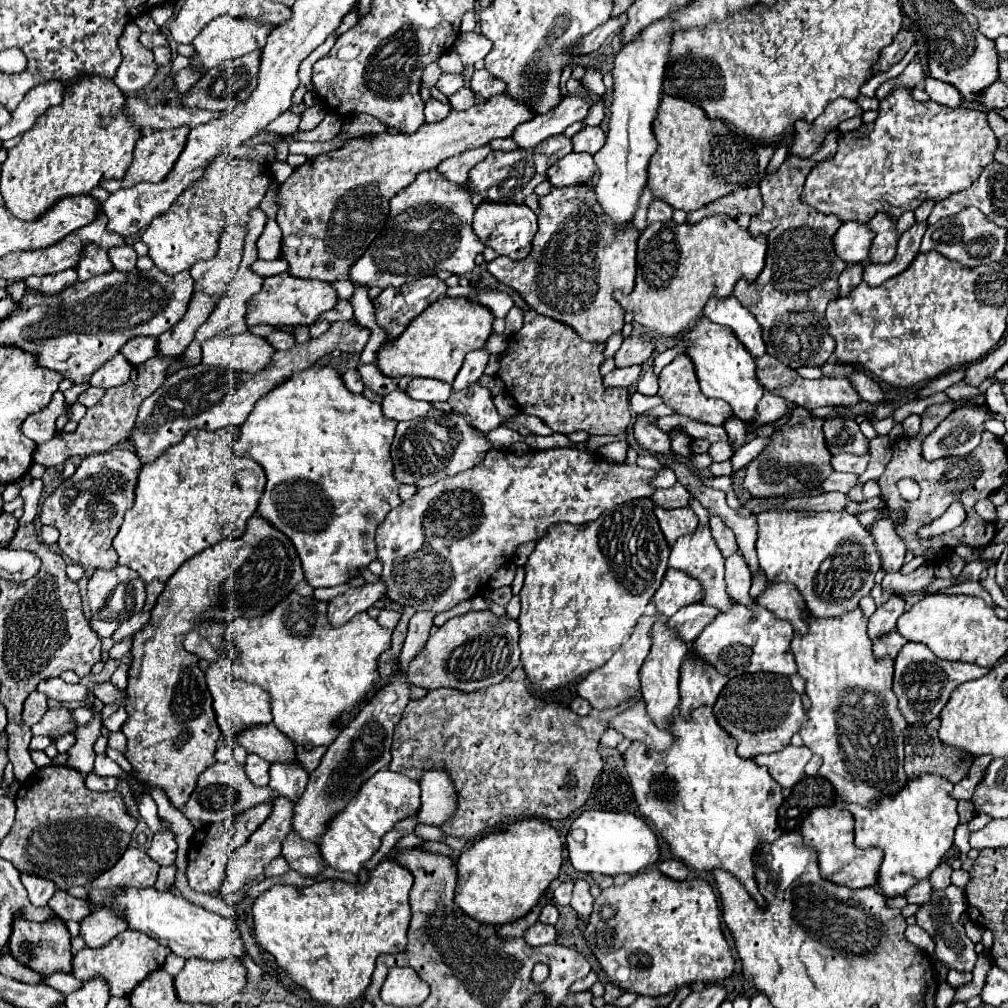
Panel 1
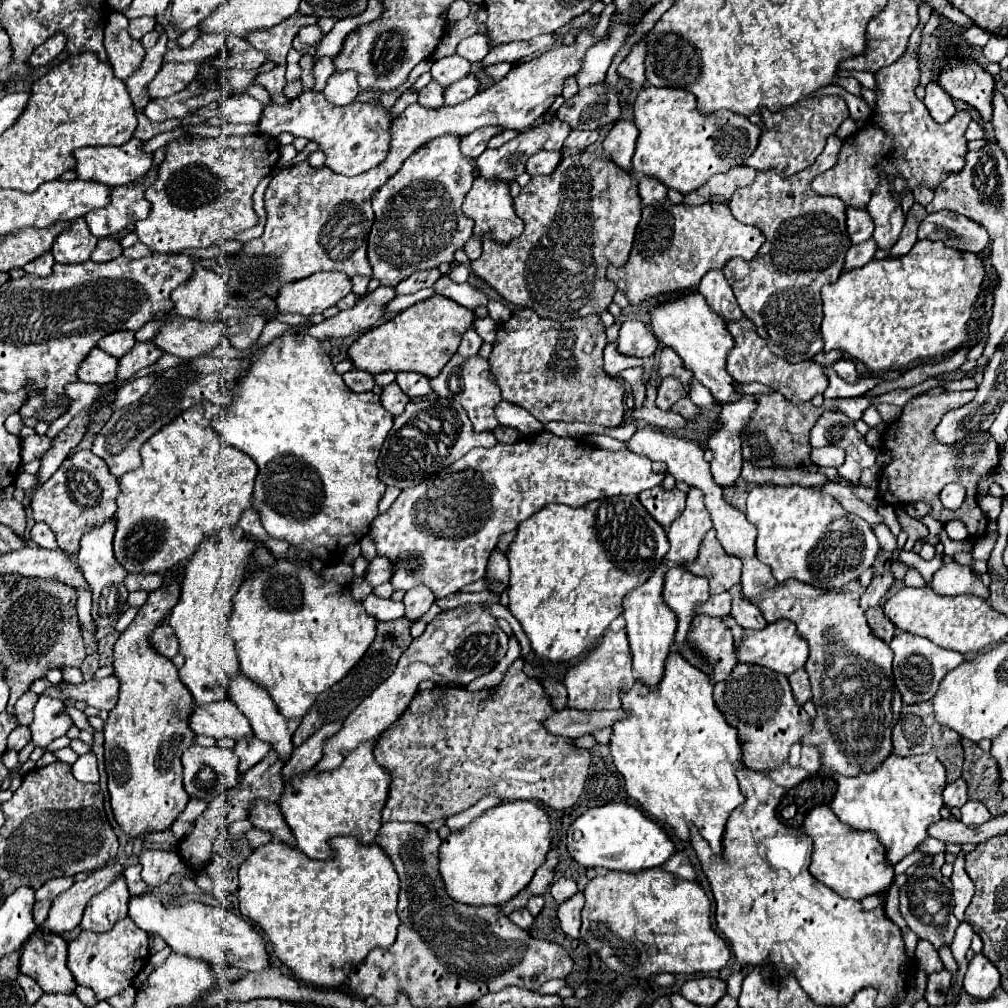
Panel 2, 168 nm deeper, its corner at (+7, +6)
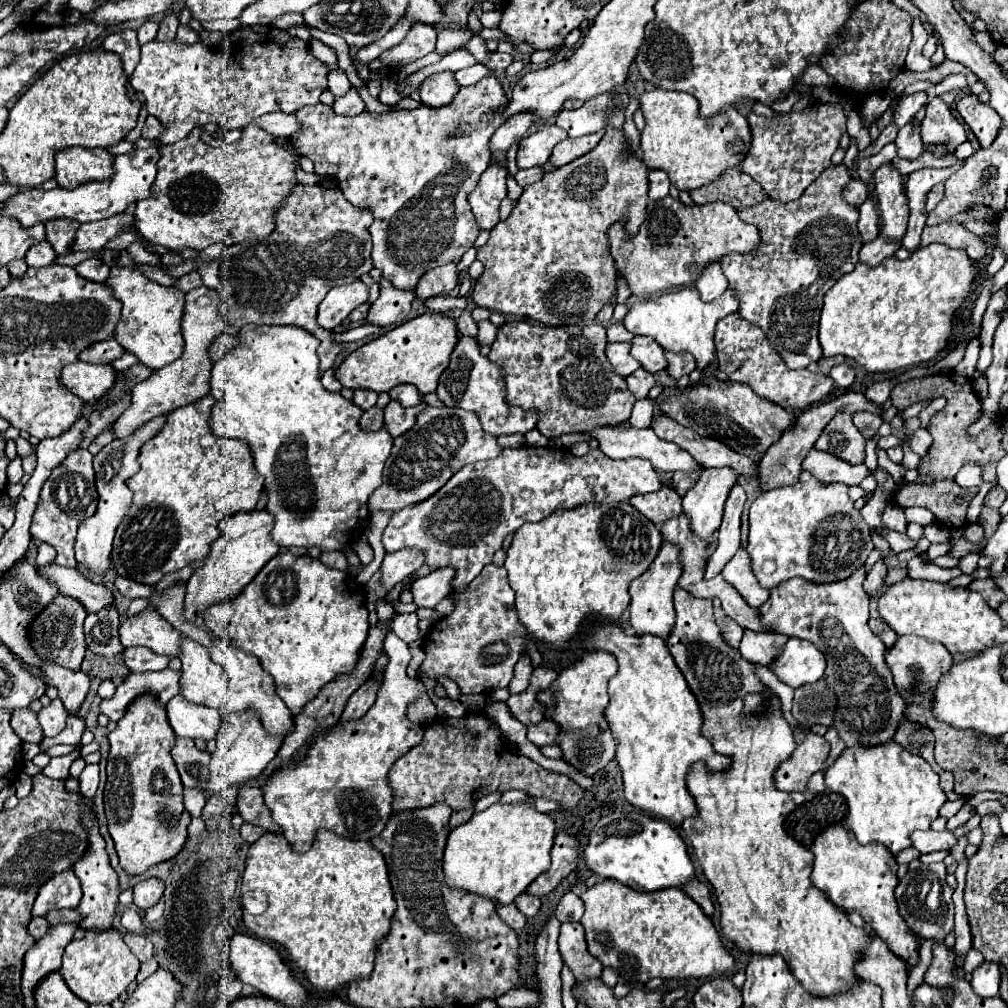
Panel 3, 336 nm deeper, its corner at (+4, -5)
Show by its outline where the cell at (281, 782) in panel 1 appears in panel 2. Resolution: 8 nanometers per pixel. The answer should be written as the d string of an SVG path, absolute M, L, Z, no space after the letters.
M239 674L235 676L233 680L229 680L229 698L233 700L233 704L247 716L251 728L253 728L253 734L259 738L259 740L265 740L271 744L273 750L277 750L277 754L283 758L283 760L289 760L291 756L291 750L293 750L293 744L291 744L291 736L293 732L297 730L297 724L301 720L287 720L285 716L281 716L281 712L277 710L277 704L273 702L273 698L269 696L269 692L265 688L261 688L257 682L249 680L245 674Z

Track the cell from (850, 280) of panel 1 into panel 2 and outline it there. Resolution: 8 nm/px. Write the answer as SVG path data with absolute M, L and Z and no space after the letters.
M873 238L865 240L865 244L851 246L849 252L847 252L847 258L845 258L845 268L849 270L849 268L861 268L861 266L865 266L867 262L873 260L875 252L877 252L877 244L875 244Z

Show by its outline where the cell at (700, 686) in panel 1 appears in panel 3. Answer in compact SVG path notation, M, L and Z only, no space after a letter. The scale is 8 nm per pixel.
M714 603L714 619L716 619L716 625L718 625L720 631L722 631L724 641L726 641L732 649L738 649L744 629L742 629L734 619L730 619L728 615L724 615L720 603Z

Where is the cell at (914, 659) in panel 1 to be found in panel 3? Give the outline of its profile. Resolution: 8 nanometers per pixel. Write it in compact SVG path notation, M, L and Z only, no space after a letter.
M914 635L898 637L894 647L888 649L886 663L888 663L890 671L892 671L896 689L900 691L900 695L904 699L910 699L914 695L922 695L922 693L928 693L928 691L934 691L936 685L940 683L940 679L954 665L952 655L940 643L932 643L928 639L920 639L920 637L914 637Z

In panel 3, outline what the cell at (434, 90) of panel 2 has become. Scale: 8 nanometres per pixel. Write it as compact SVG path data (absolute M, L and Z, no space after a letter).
M450 71L436 73L422 83L422 91L420 91L422 93L422 105L426 105L426 107L450 105L458 89L460 89L460 85L454 83Z

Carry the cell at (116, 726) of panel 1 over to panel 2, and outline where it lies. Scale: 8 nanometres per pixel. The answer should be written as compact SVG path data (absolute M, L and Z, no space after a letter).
M41 694L35 704L35 720L31 724L33 742L45 748L51 740L66 735L73 721L63 712L63 700Z

